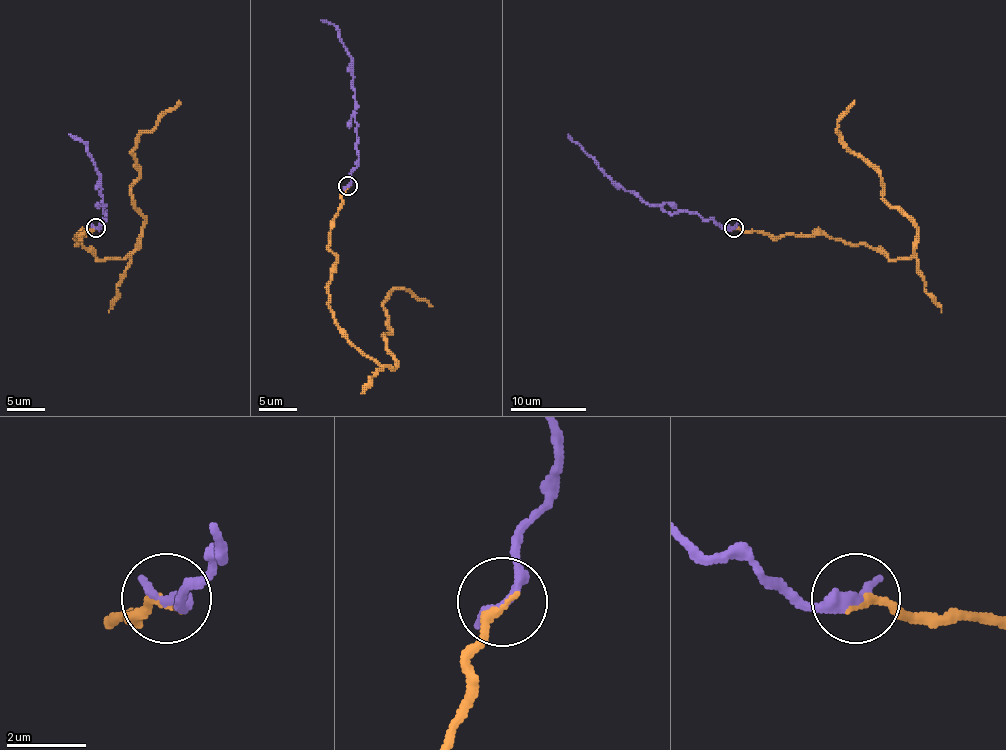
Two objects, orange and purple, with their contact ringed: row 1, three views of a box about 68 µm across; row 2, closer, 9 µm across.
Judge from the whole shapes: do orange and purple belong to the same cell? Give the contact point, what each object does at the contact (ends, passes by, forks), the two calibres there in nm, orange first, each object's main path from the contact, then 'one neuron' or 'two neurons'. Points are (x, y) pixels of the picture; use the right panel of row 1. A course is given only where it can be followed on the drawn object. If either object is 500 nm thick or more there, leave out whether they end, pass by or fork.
(733, 227) | orange ends | purple ends | 240/360 nm | orange via (735, 227), (818, 234), (890, 259), (913, 253), (914, 225), (837, 132), (854, 100) | purple via (733, 227), (721, 229), (712, 219), (687, 212), (670, 214), (646, 204), (619, 187), (568, 134) | one neuron

